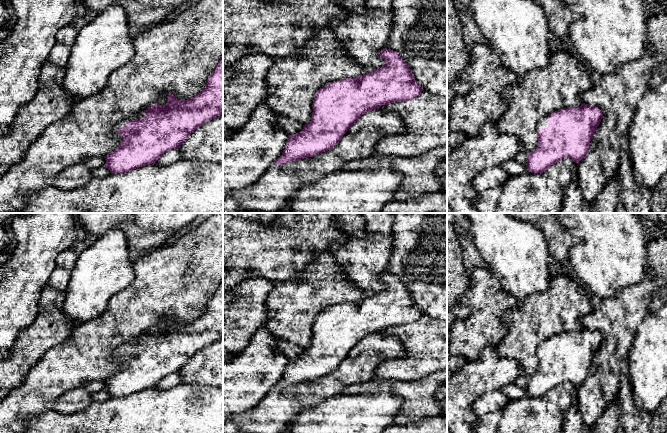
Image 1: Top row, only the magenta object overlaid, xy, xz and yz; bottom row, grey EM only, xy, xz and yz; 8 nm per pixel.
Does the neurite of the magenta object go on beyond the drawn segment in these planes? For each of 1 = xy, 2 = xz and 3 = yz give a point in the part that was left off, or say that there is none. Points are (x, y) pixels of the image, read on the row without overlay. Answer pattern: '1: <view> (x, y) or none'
1: xy (123, 346)
2: none
3: yz (542, 347)

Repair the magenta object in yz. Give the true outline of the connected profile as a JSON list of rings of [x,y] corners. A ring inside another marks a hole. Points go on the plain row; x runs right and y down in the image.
[[[583,327],[580,331],[560,333],[540,343],[537,347],[538,370],[535,375],[527,377],[526,391],[529,396],[543,397],[563,382],[571,382],[579,387],[587,379],[602,341],[598,331]]]

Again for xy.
[[[223,279],[214,295],[207,303],[206,310],[194,321],[179,324],[168,318],[165,329],[150,329],[134,344],[122,344],[117,350],[118,358],[123,362],[120,369],[104,382],[105,390],[111,397],[125,397],[133,393],[154,388],[164,377],[179,372],[202,348],[223,337]]]

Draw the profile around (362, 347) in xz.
[[[379,333],[363,338],[330,374],[313,381],[291,385],[284,389],[271,389],[259,404],[246,413],[223,415],[223,433],[283,433],[288,423],[298,414],[313,407],[327,397],[336,396],[351,384],[361,384],[374,379],[377,366],[386,360],[406,355],[399,338]]]

